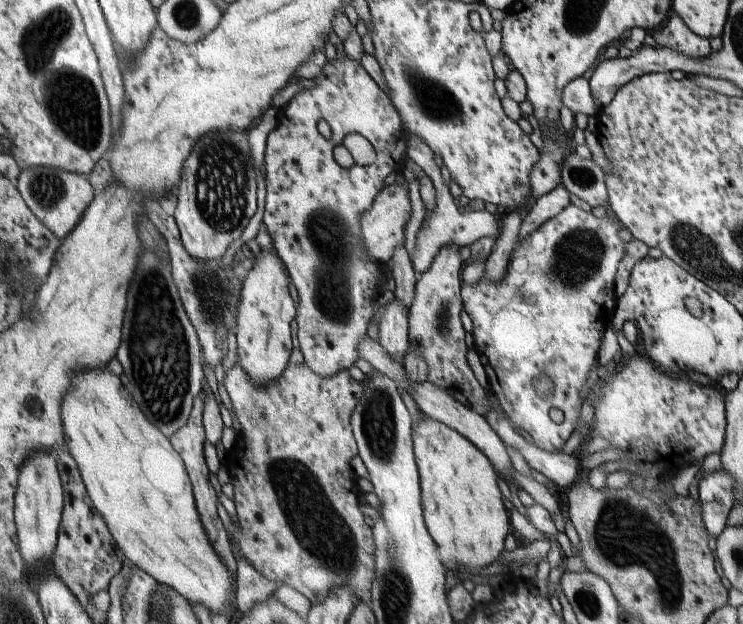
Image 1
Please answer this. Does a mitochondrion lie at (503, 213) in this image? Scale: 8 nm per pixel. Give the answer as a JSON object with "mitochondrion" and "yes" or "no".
{"mitochondrion":"no"}

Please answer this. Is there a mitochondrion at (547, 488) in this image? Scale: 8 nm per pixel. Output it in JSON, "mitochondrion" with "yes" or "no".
{"mitochondrion":"no"}

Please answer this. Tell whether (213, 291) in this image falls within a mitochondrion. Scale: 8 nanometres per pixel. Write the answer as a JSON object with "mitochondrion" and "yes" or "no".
{"mitochondrion":"yes"}

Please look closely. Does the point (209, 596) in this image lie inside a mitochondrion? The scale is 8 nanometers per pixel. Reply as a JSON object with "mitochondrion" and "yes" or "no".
{"mitochondrion":"no"}

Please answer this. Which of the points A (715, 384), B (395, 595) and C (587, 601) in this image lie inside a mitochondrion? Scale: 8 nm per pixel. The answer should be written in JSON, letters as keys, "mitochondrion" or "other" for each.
{"A":"other","B":"mitochondrion","C":"mitochondrion"}

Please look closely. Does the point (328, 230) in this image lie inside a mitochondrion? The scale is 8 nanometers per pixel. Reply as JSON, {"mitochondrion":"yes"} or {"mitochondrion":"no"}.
{"mitochondrion":"yes"}

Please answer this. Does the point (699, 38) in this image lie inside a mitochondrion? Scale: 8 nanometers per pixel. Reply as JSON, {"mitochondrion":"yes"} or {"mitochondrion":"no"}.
{"mitochondrion":"no"}

